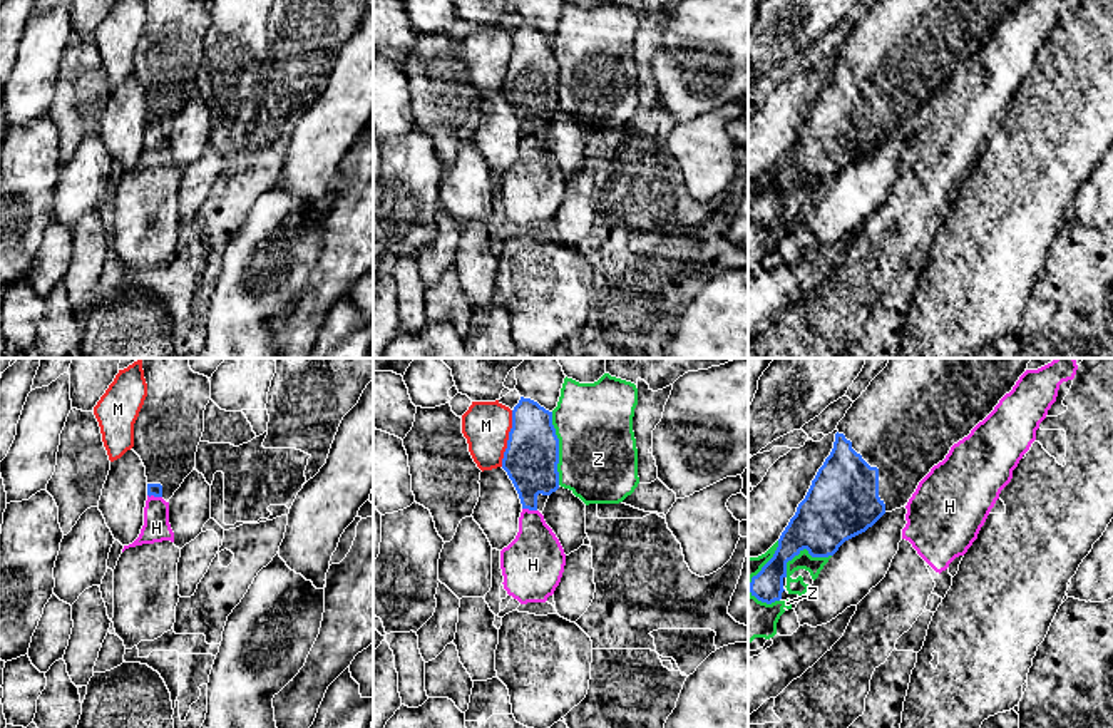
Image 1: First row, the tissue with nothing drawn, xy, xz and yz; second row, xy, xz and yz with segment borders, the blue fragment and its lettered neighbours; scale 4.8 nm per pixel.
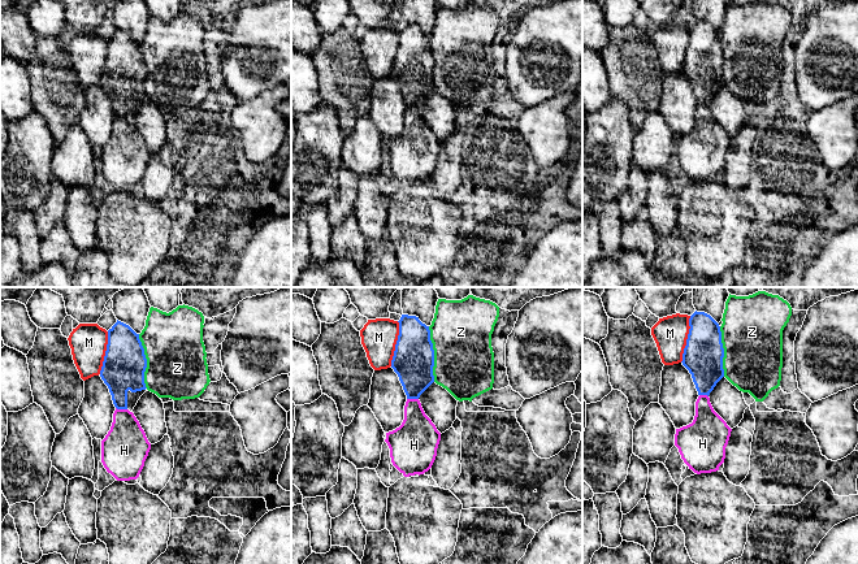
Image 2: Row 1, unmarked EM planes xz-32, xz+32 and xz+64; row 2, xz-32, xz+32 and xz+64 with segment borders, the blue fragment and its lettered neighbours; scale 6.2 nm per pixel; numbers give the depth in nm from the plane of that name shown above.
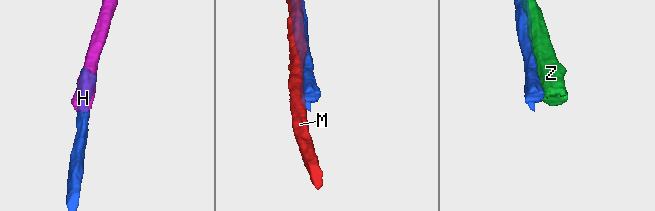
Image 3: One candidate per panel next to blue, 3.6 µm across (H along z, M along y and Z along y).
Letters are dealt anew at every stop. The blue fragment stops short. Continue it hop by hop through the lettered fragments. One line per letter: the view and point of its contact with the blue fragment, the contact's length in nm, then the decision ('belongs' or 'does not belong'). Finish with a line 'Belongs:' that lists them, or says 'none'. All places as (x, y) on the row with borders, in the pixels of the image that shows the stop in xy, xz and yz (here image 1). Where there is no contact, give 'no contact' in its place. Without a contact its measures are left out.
H: meets blue in xy at (154, 496); contact 70 nm long; does not belong
M: meets blue in xz at (509, 439); contact 280 nm long; does not belong
Z: meets blue in xz at (558, 449); contact 360 nm long; does not belong
Belongs: none

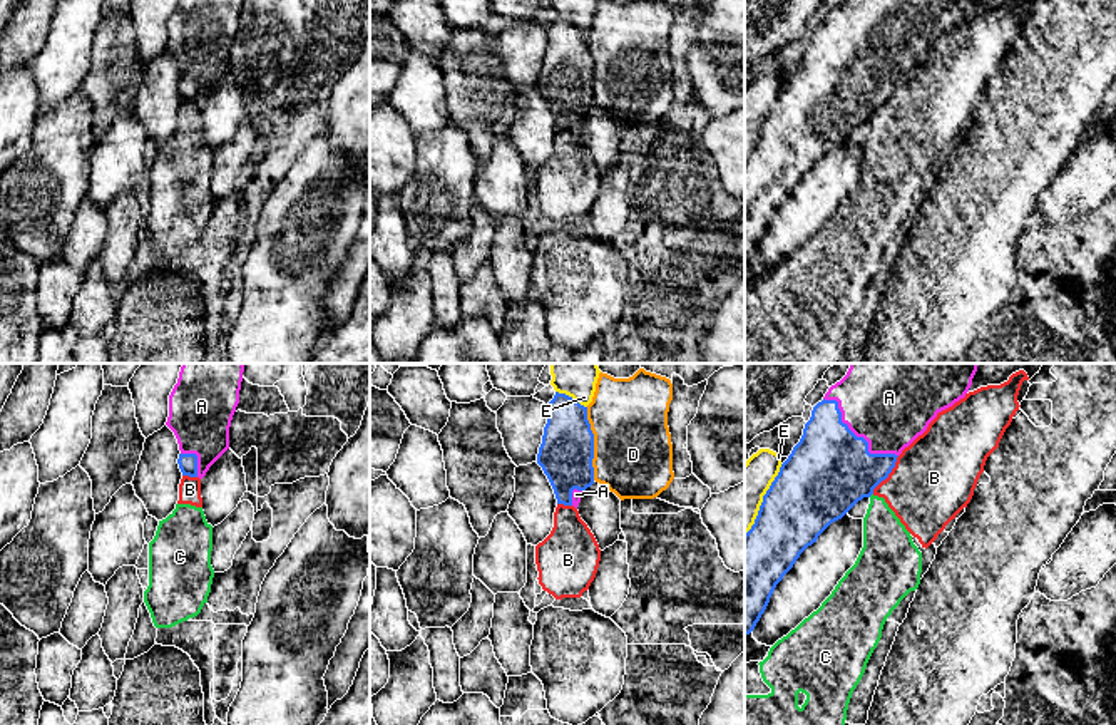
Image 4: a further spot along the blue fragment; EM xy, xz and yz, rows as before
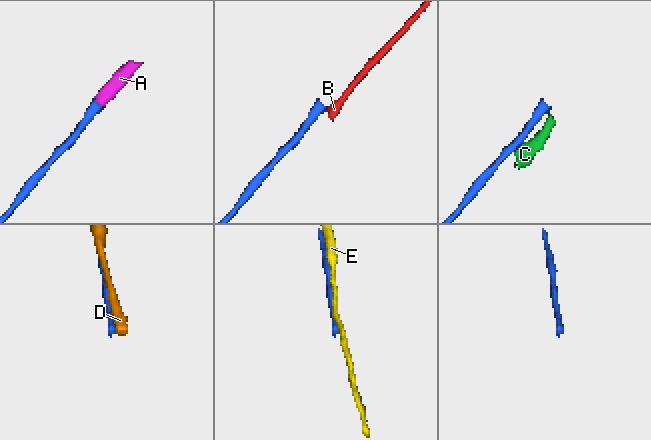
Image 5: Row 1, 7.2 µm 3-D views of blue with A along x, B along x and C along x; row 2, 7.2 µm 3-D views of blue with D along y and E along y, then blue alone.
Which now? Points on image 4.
A: meets blue in yz at (855, 436); contact 460 nm long; belongs
B: meets blue in yz at (889, 473); contact 220 nm long; does not belong
C: meets blue in yz at (870, 494); contact 30 nm long; does not belong
D: meets blue in xz at (593, 444); contact 360 nm long; does not belong
E: meets blue in xz at (571, 397); contact 170 nm long; does not belong
Belongs: A

